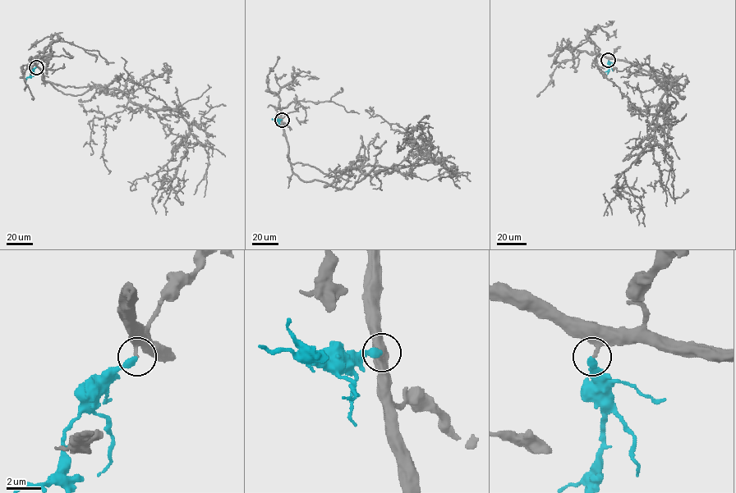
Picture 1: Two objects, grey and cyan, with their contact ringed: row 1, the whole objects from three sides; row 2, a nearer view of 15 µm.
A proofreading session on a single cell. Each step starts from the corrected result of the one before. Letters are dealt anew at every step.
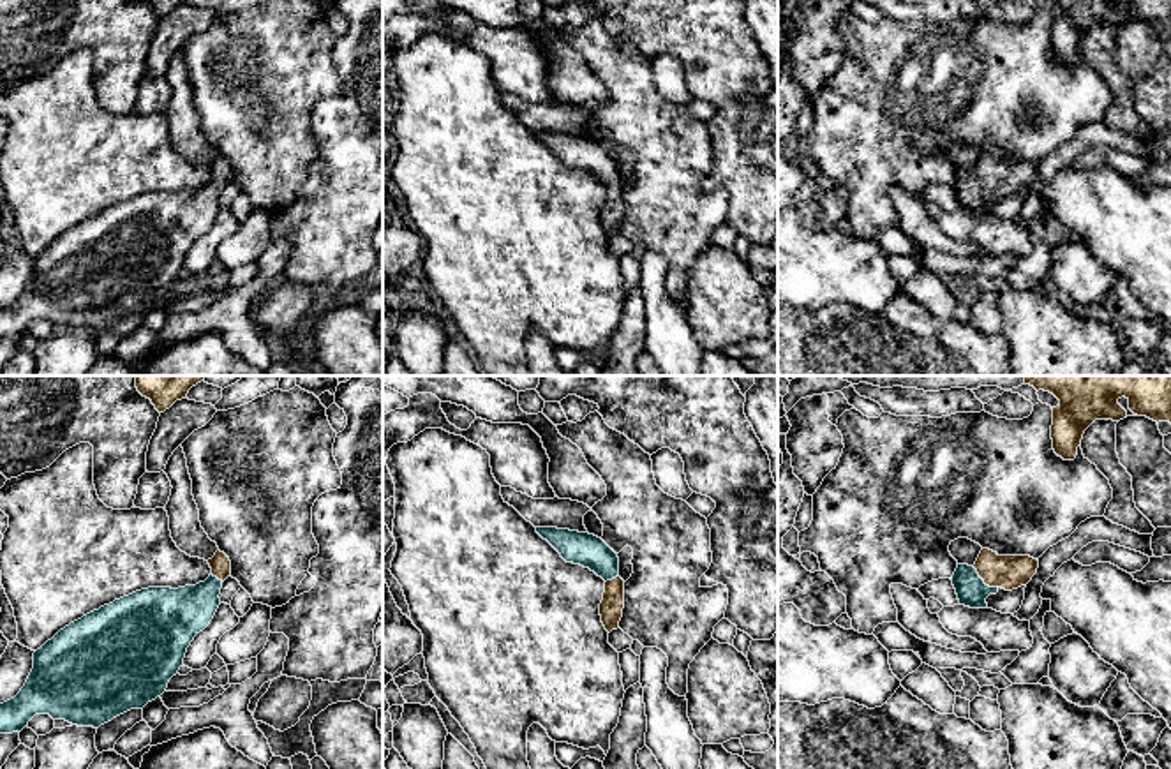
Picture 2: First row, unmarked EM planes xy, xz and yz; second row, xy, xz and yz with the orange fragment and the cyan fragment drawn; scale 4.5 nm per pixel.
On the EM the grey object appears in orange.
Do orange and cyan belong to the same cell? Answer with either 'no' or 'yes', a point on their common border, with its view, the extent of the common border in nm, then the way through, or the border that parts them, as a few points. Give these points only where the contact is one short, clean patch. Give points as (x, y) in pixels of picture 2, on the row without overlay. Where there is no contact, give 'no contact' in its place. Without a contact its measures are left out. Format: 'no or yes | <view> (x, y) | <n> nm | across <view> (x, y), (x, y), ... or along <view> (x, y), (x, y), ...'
yes | yz (983, 184) | 160 nm | across yz (1009, 177), (990, 177), (983, 184), (972, 196)

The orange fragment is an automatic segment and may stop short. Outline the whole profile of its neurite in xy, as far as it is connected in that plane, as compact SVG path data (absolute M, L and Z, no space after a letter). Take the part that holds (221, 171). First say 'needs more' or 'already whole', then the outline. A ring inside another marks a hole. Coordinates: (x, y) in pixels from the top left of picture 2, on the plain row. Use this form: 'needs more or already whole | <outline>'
needs more | M217 155L208 169L212 178L205 187L178 194L141 194L60 235L34 258L34 273L21 296L0 309L0 339L21 337L35 319L99 333L160 302L183 272L187 252L210 229L220 210L219 199L231 180L231 166Z

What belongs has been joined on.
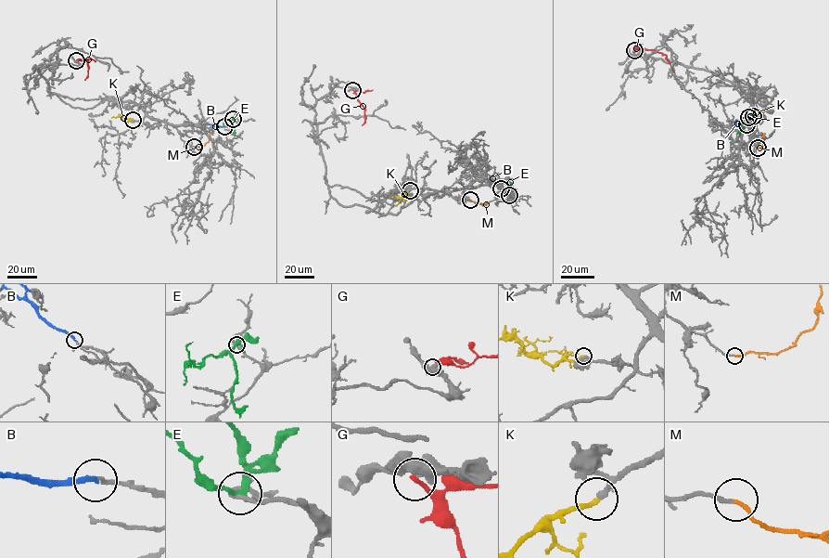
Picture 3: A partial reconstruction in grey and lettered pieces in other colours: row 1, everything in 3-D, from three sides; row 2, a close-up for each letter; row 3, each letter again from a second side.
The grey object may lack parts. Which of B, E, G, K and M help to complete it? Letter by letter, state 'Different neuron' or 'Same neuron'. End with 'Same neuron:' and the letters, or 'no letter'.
B: Different neuron
E: Different neuron
G: Different neuron
K: Same neuron
M: Same neuron
Same neuron: K, M

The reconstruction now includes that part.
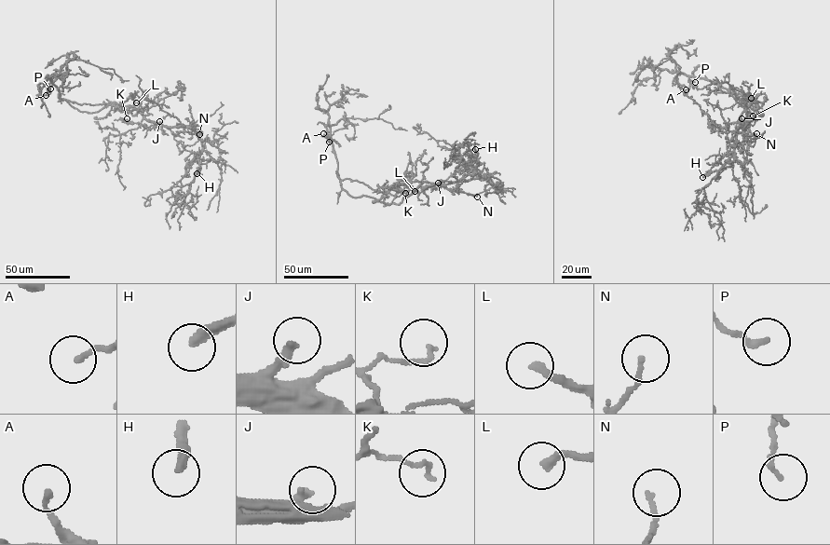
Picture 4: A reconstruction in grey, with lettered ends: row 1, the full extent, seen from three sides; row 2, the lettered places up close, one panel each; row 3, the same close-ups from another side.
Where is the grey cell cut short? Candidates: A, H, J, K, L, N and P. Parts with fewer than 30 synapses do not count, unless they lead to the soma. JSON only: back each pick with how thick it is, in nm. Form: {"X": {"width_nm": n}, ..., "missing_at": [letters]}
{"H": {"width_nm": 320}, "J": {"width_nm": 240}, "L": {"width_nm": 240}, "missing_at": ["H", "J", "L"]}

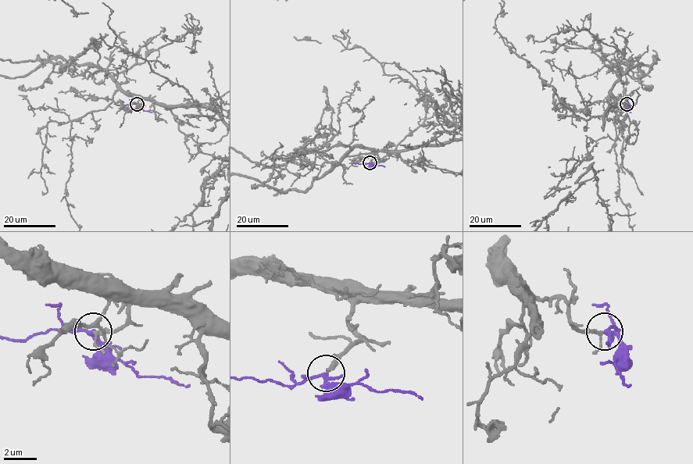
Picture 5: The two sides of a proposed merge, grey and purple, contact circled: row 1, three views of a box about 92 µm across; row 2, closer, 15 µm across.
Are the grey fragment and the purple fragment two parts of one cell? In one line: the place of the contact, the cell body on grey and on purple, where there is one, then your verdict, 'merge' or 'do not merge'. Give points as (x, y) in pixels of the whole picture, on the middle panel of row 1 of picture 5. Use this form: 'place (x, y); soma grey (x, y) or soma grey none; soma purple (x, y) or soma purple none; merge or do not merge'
place (369, 162); soma grey none; soma purple none; merge

